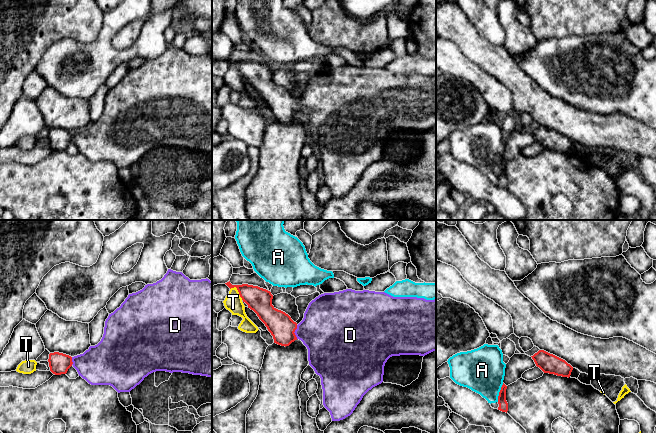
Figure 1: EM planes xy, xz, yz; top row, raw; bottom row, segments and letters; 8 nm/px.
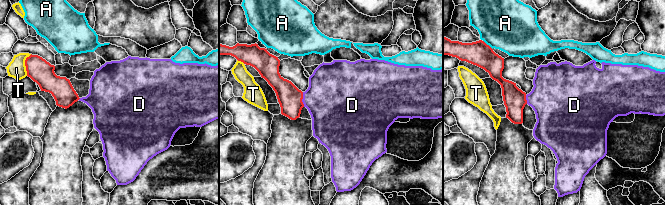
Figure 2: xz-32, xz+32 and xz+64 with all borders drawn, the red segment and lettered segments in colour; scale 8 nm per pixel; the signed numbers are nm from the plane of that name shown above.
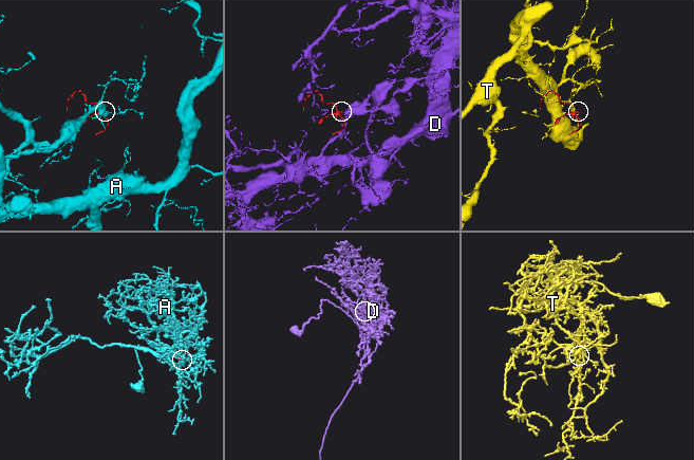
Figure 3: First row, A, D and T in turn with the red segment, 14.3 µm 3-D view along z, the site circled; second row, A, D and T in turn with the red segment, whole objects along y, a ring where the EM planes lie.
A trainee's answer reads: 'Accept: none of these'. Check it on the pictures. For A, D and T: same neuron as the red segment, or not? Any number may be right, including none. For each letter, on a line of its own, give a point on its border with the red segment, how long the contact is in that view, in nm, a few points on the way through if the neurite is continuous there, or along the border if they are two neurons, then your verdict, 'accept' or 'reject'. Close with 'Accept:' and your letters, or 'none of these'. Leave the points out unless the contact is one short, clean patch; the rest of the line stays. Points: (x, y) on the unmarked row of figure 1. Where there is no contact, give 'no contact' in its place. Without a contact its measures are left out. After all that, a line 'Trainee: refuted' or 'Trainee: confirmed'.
A: contact yz (499, 168); length 160 nm; reject
D: contact xz (294, 107); length 110 nm; way xz (280, 101), (286, 107), (294, 107), (325, 106); accept
T: contact xz (238, 67); length 140 nm; reject
Accept: D
Trainee: refuted

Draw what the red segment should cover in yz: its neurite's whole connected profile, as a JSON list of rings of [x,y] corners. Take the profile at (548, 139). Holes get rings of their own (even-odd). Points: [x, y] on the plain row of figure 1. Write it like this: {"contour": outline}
{"contour": [[[539,126],[531,133],[536,142],[539,143],[544,149],[569,154],[573,146],[573,143],[565,136],[544,126]]]}

